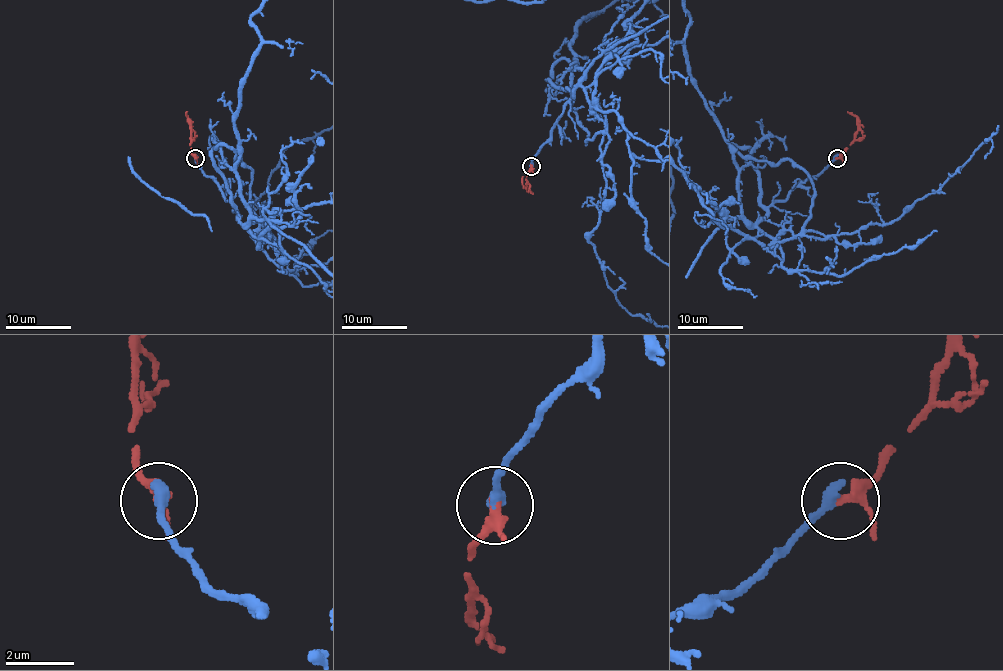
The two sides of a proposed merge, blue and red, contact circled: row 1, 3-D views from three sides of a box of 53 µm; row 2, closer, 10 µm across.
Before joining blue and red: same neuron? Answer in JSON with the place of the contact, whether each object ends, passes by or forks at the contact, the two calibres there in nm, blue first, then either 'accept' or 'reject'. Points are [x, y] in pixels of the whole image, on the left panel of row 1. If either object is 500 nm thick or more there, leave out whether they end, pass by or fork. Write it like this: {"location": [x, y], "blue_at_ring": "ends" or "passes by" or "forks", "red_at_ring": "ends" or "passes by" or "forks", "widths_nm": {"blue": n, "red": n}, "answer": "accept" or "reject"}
{"location": [195, 158], "blue_at_ring": "ends", "red_at_ring": "passes by", "widths_nm": {"blue": 380, "red": 280}, "answer": "accept"}

